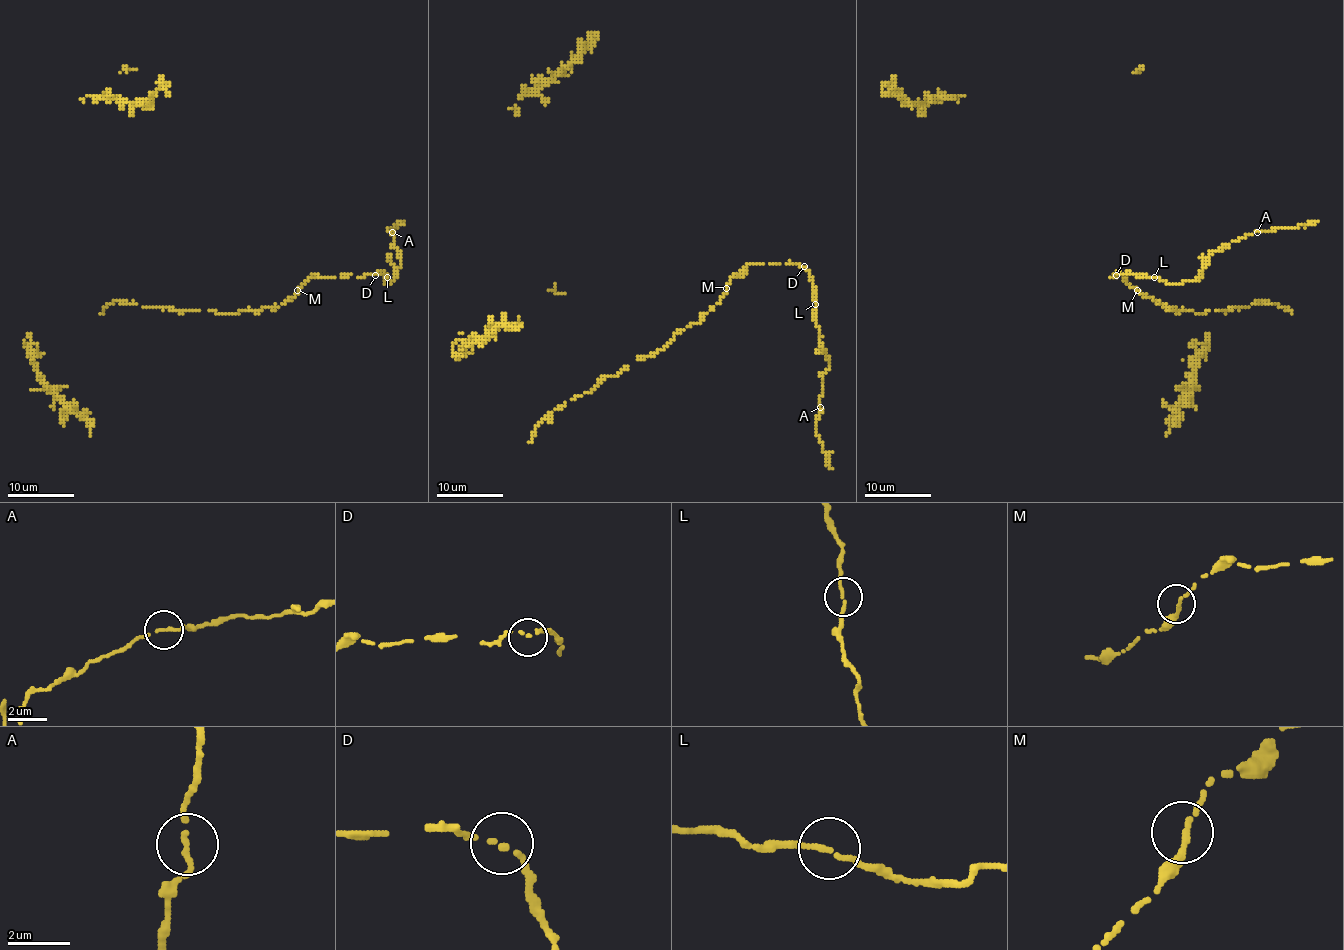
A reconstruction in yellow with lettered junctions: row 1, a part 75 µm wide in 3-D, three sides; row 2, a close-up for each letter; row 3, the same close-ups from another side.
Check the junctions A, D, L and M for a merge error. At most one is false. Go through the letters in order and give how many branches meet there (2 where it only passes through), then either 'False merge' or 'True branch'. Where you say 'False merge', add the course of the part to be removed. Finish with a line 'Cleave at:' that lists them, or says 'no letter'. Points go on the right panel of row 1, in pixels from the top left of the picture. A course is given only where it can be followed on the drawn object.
A: Branches: 2. True branch
D: Branches: 2. True branch
L: Branches: 2. True branch
M: Branches: 2. True branch
Cleave at: no letter

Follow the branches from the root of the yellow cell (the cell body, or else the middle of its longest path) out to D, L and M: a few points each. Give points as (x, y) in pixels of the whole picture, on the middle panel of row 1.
D: (708, 312), (721, 301), (731, 278), (749, 265), (794, 263), (804, 266)
L: (708, 312), (721, 301), (731, 278), (749, 265), (794, 263), (804, 266), (815, 288), (815, 304)
M: (708, 312), (721, 301), (726, 288)

